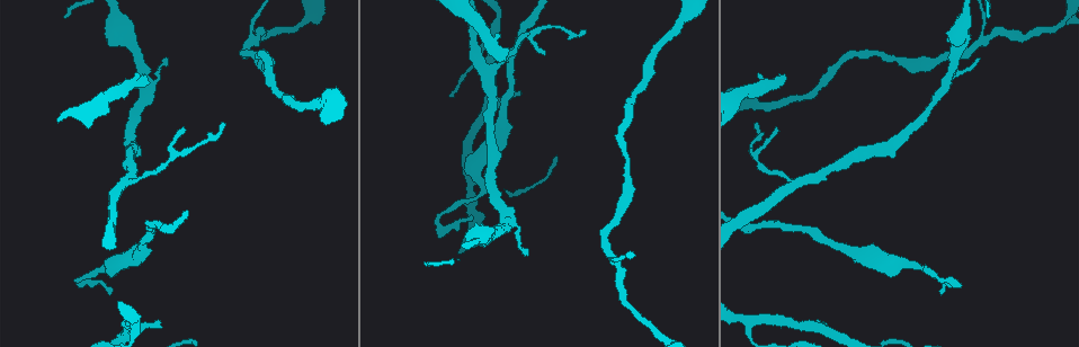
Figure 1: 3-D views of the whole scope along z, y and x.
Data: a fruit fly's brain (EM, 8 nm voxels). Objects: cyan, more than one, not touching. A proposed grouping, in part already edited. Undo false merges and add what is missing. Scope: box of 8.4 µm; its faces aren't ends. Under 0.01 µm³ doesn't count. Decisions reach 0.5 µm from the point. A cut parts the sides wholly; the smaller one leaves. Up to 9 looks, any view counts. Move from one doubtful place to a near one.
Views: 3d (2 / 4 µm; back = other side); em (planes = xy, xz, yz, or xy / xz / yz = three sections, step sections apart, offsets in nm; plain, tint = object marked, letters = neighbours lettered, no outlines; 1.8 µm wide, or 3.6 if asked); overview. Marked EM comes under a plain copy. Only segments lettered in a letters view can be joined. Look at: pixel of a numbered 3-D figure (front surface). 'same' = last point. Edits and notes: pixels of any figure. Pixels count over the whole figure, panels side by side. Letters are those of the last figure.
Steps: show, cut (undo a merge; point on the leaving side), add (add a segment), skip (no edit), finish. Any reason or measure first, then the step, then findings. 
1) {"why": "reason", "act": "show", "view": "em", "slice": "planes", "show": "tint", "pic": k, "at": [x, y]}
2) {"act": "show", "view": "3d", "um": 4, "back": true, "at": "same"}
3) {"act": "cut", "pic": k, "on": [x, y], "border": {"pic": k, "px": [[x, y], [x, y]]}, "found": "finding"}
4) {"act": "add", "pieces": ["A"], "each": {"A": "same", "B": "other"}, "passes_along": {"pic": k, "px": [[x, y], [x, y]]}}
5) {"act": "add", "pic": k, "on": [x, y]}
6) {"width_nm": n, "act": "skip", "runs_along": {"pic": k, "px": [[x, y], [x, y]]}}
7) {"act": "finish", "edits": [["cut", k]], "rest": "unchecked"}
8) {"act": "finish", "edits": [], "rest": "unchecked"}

{"why": "side arm on a straight run", "act": "show", "view": "em", "slice": "planes", "show": "tint", "pic": 1, "at": [250, 42]}

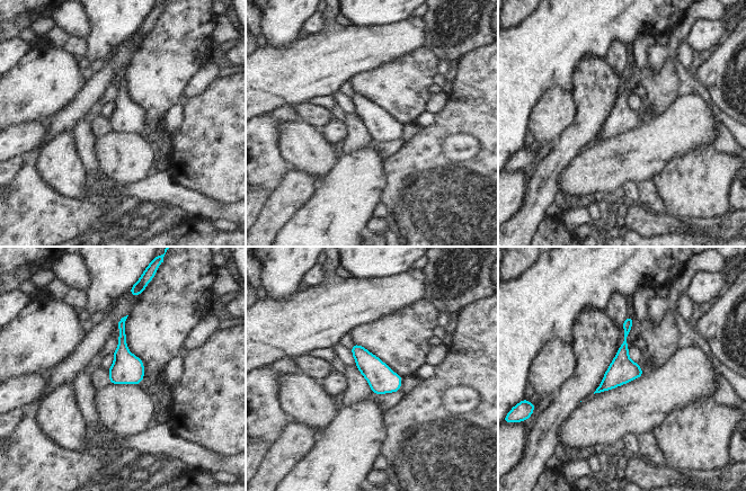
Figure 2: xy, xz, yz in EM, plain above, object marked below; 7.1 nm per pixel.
{"act": "show", "view": "em", "slice": "planes", "show": "letters", "at": "same"}

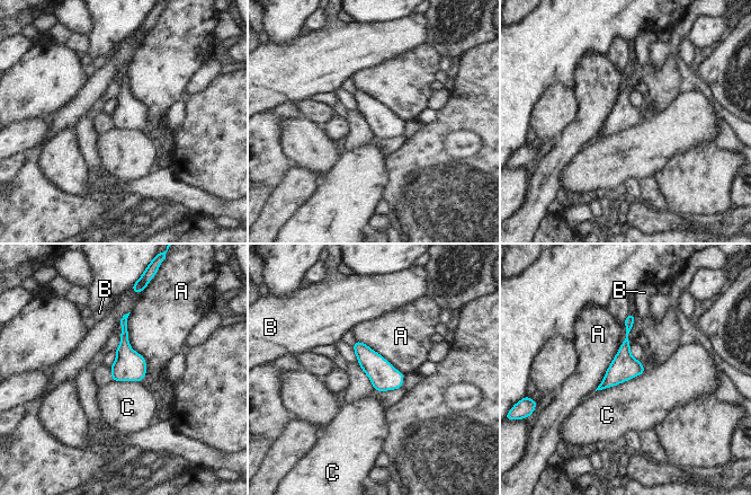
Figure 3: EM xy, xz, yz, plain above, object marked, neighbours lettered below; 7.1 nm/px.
{"act": "skip", "each": {"A": "other", "B": "other", "C": "other"}, "border": {"pic": 3, "px": [[646, 369], [628, 380], [596, 391]]}, "found": "all the same cell"}

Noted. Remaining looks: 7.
{"why": "branch stops here", "act": "show", "view": "em", "um": 3.6, "slice": "yz", "step": 8, "show": "letters", "pic": 1, "at": [113, 291]}

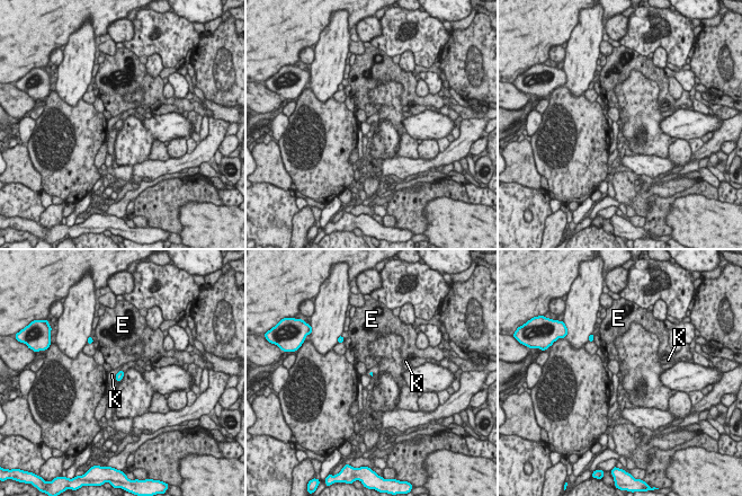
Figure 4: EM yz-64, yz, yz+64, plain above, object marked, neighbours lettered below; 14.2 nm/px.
{"longest_contact_nm": ["K", 170], "act": "skip", "each": {"E": "other", "K": "other"}, "found": "no lettered segment goes on from it"}

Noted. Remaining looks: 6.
{"why": "an open end", "act": "show", "view": "em", "um": 3.6, "slice": "xy", "step": 16, "show": "letters", "pic": 1, "at": [783, 76]}

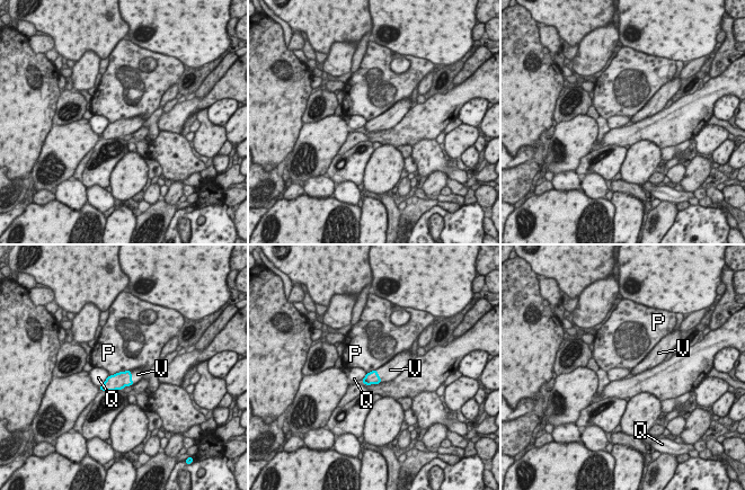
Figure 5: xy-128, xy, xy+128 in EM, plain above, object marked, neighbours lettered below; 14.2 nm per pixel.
{"why": "another direction", "act": "show", "view": "em", "um": 3.6, "slice": "planes", "show": "letters", "at": "same"}

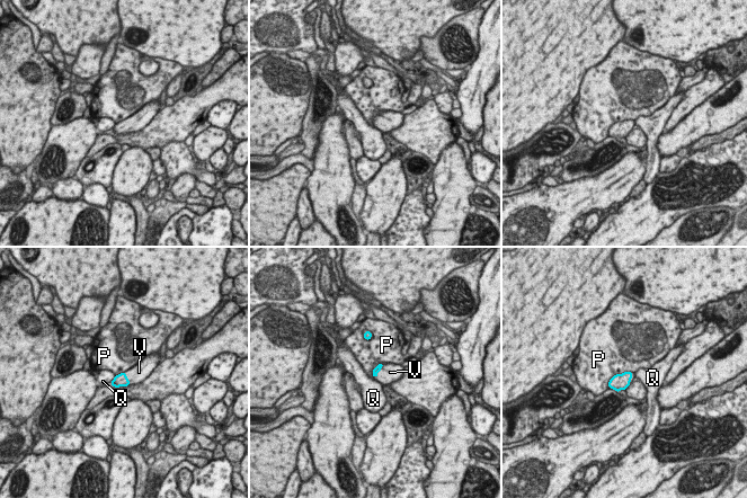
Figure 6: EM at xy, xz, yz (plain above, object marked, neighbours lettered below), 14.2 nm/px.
{"longest_contact_nm": ["P", 420], "act": "add", "pieces": ["V"], "each": {"P": "other", "Q": "other", "V": "same"}, "passes_along": {"pic": 6, "px": [[379, 367], [380, 370], [390, 372]]}, "found": "the cell continues"}

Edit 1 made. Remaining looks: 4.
{"act": "finish", "edits": [["add", 6]], "rest": "unchecked"}

